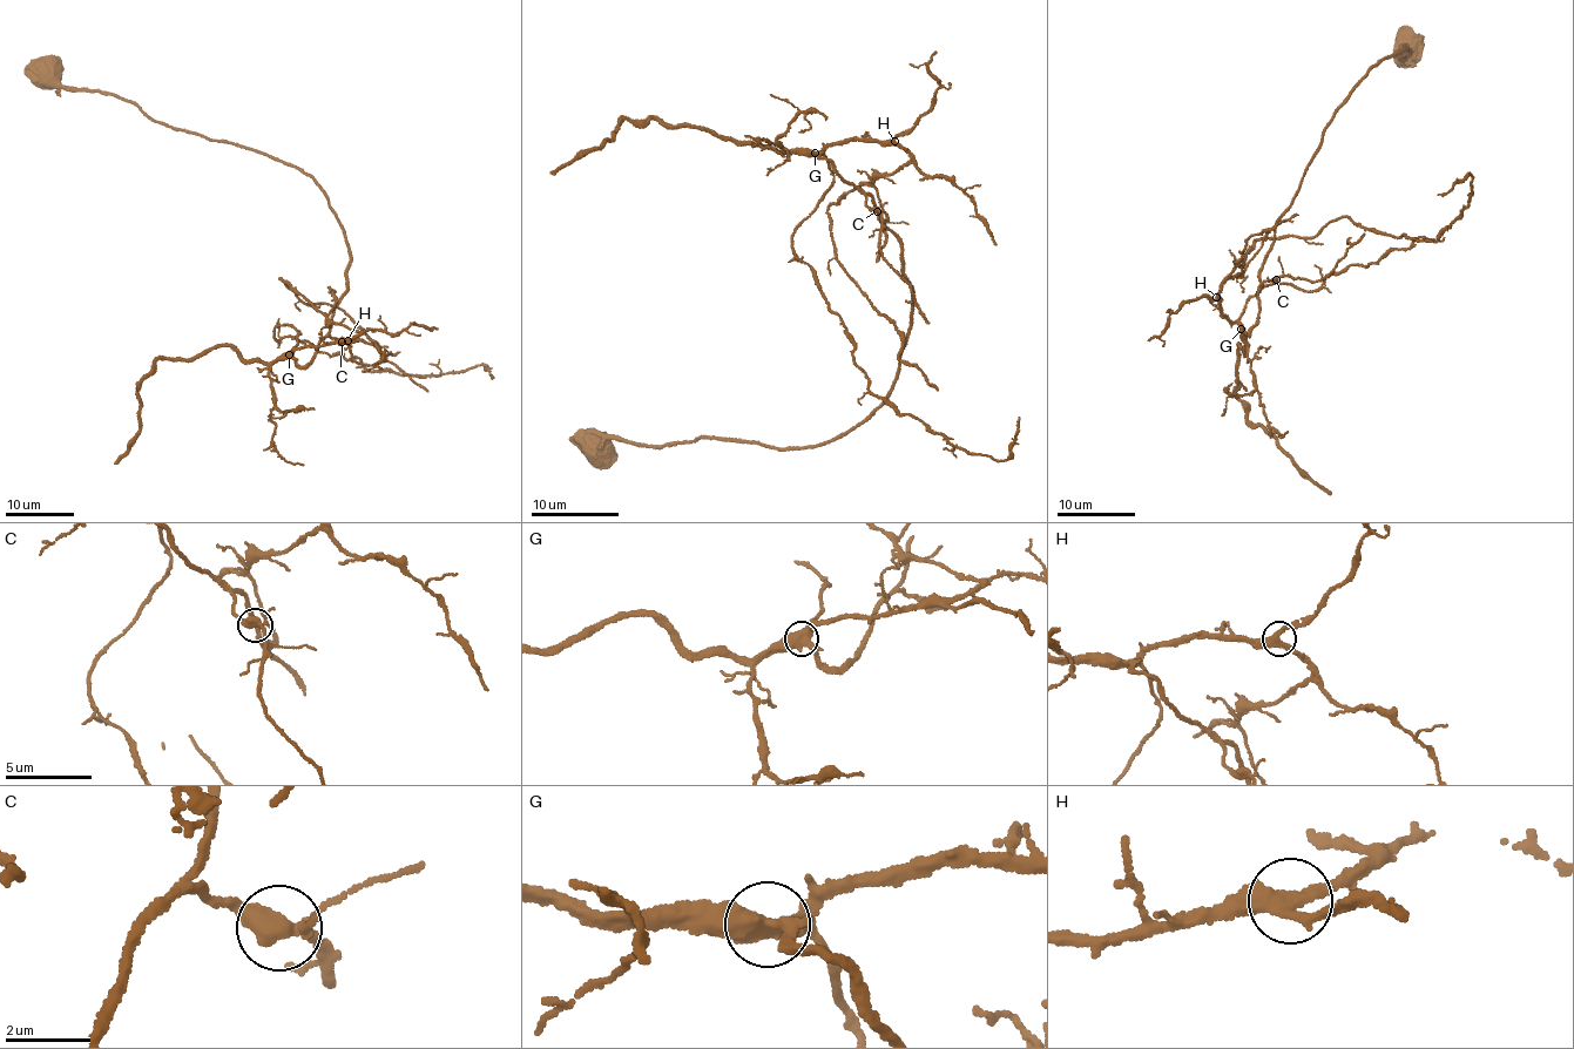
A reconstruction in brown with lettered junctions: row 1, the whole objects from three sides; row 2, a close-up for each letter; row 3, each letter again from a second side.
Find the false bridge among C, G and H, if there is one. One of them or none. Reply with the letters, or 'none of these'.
none of these

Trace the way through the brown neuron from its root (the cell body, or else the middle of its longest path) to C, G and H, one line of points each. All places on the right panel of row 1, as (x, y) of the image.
C: (1411, 49), (1405, 60), (1402, 45), (1405, 58), (1405, 47), (1368, 72), (1323, 133), (1260, 272), (1276, 279)
G: (1411, 49), (1368, 72), (1323, 133), (1260, 272), (1257, 320), (1242, 329)
H: (1411, 49), (1368, 72), (1323, 133), (1276, 227), (1249, 334), (1216, 297)

